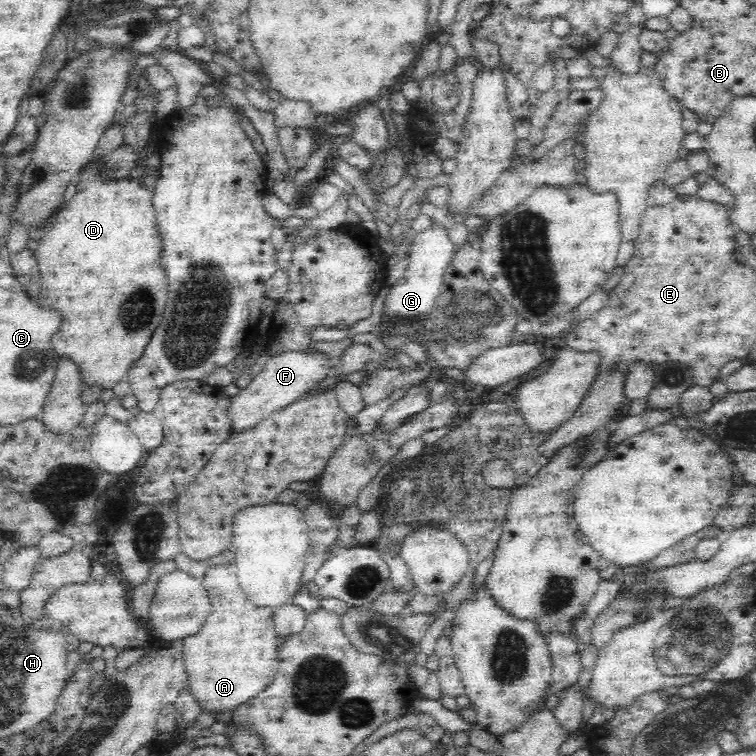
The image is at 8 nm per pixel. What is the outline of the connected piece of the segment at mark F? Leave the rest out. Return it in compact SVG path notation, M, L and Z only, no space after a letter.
M286 352L269 358L262 372L254 376L250 383L240 388L234 396L227 398L225 418L230 436L249 429L261 420L267 419L273 412L286 406L291 400L309 389L316 381L323 379L332 362L325 356L312 356L303 352Z

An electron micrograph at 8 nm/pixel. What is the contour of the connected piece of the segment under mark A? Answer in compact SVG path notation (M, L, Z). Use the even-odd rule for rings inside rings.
M235 564L207 570L202 581L212 603L210 616L198 634L184 640L180 645L187 670L186 688L201 711L216 718L228 718L235 708L248 704L250 699L264 692L274 682L277 670L277 648L281 639L277 637L272 625L273 609L258 608L246 602L246 595L236 574Z

